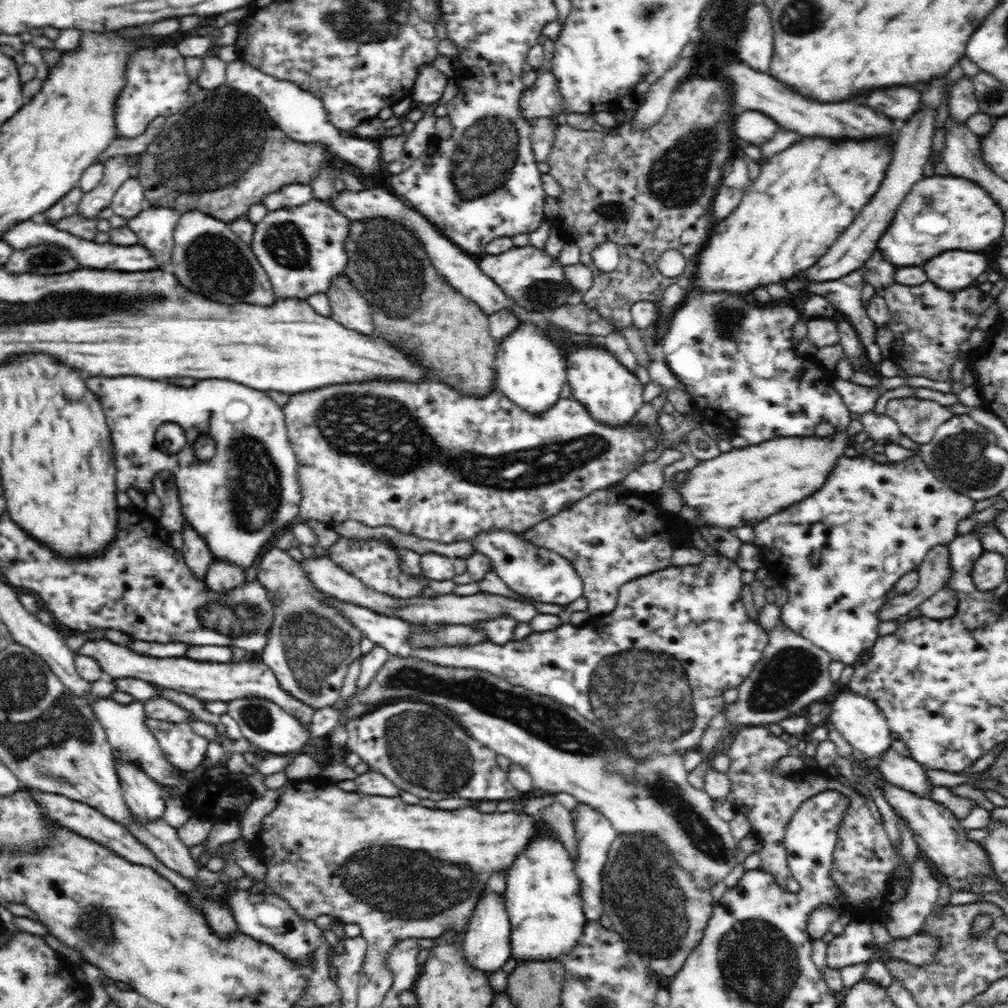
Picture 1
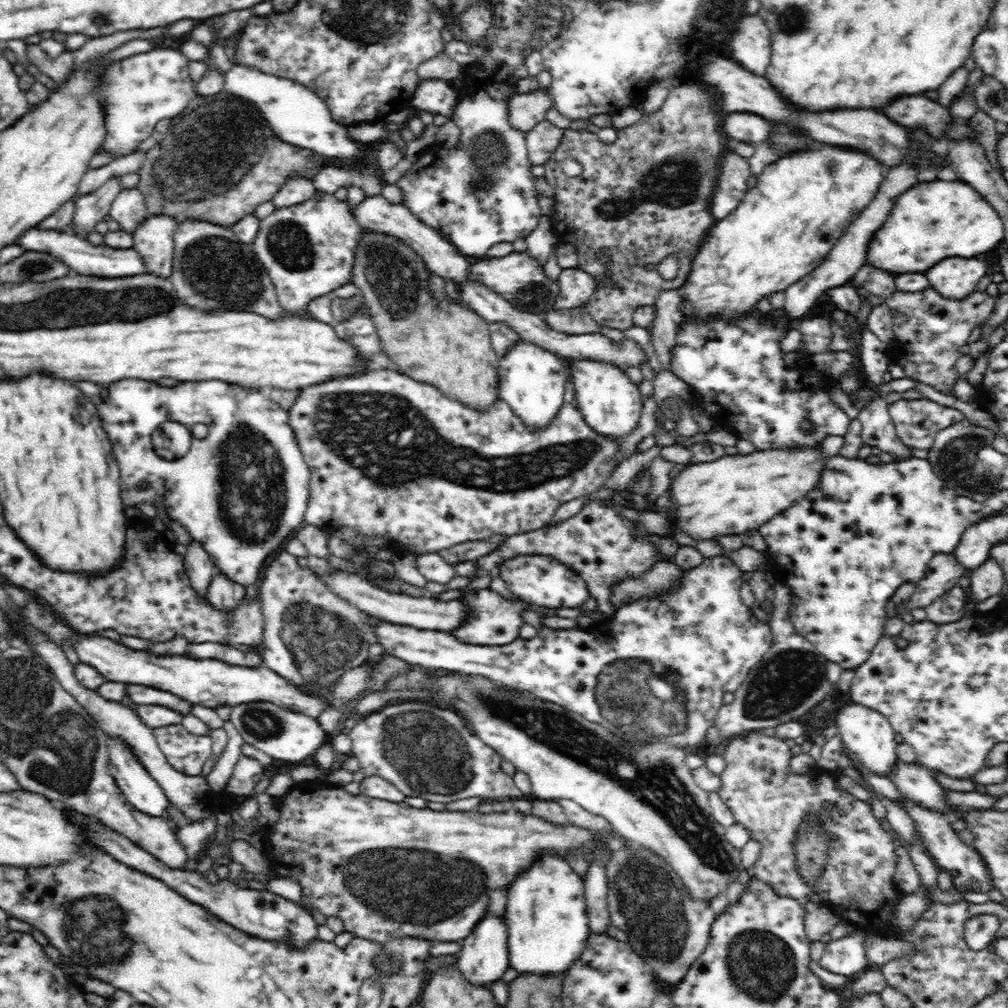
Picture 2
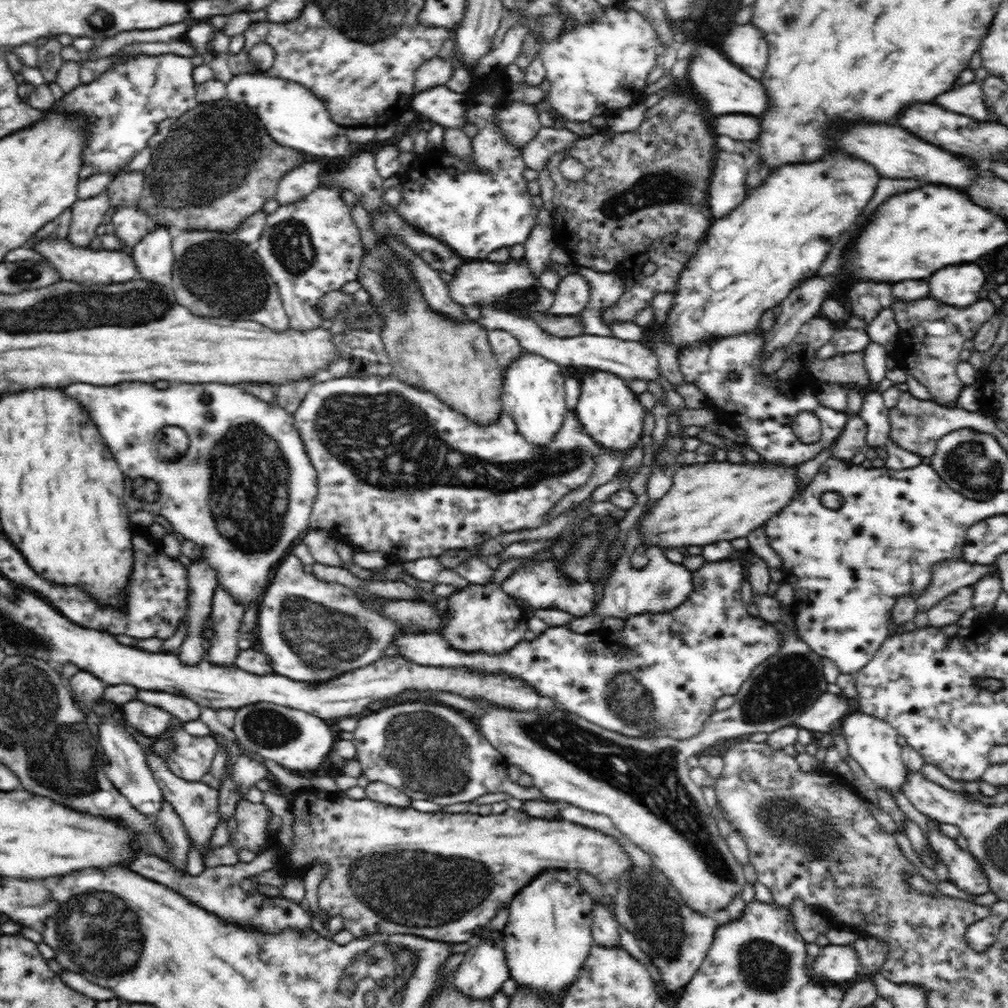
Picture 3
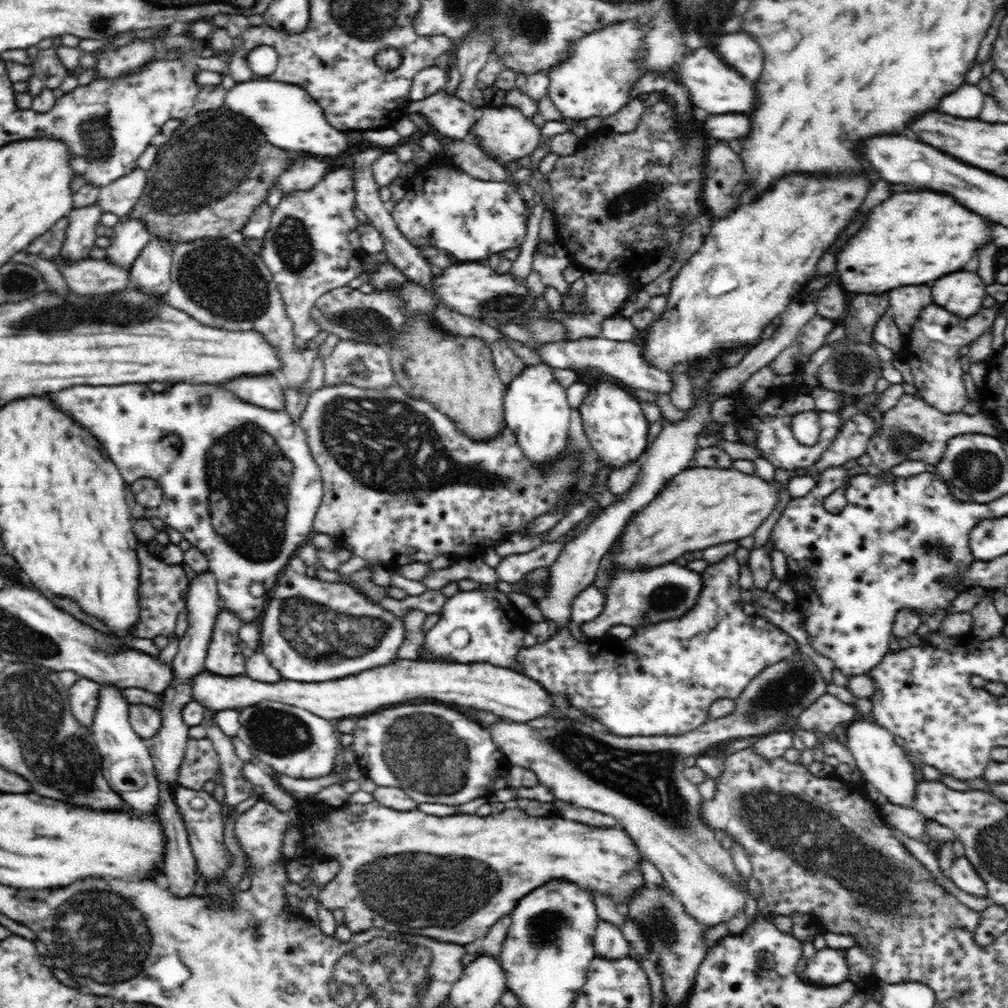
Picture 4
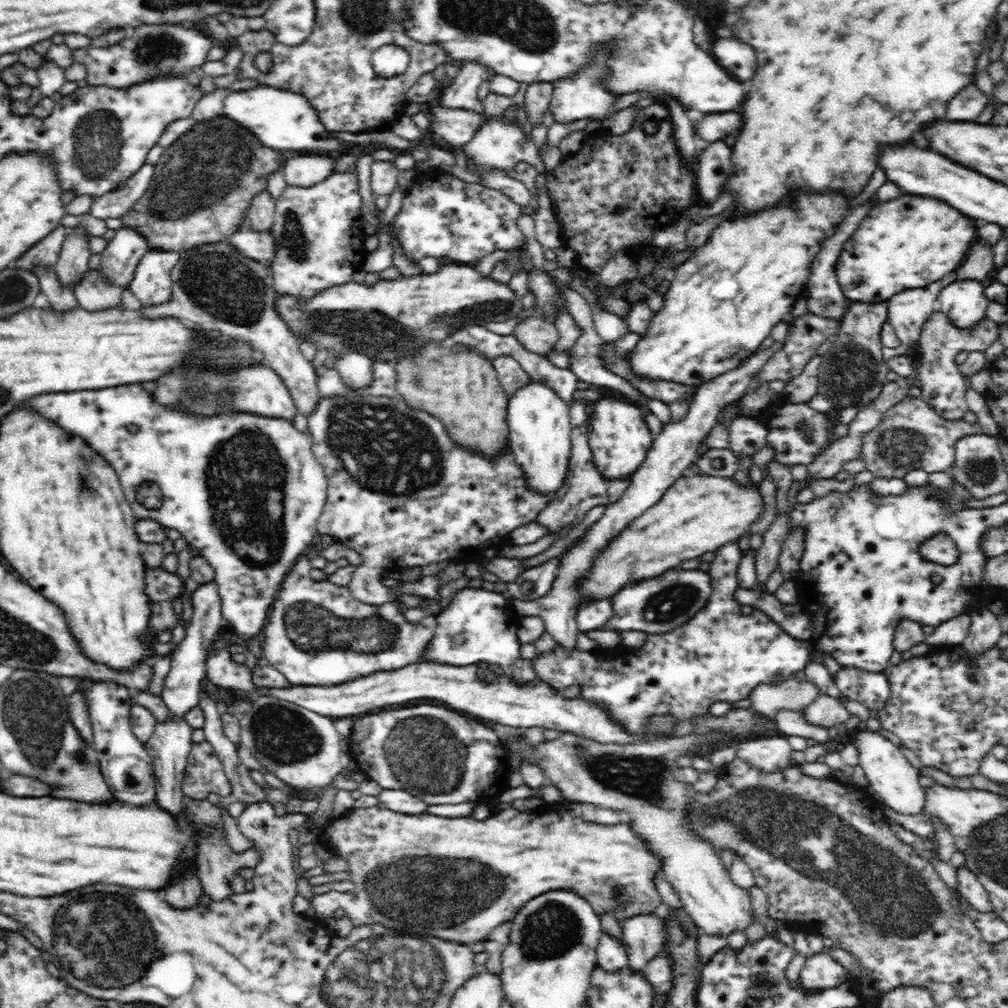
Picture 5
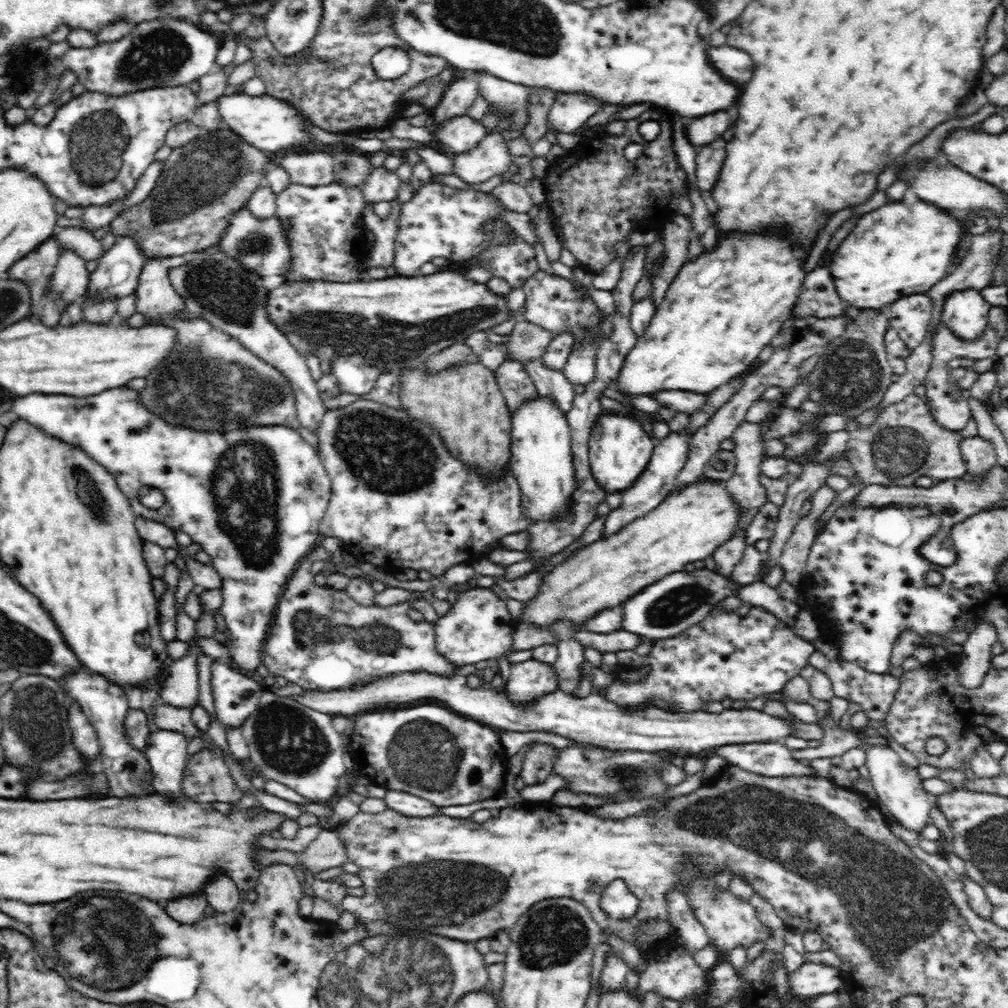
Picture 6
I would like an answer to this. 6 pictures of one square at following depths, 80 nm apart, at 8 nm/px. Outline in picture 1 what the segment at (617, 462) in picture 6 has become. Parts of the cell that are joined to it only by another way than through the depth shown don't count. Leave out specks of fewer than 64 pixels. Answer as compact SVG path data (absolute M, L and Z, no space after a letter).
M603 344L600 347L568 347L564 356L571 397L583 404L594 420L610 428L635 422L636 412L643 404L644 386Z

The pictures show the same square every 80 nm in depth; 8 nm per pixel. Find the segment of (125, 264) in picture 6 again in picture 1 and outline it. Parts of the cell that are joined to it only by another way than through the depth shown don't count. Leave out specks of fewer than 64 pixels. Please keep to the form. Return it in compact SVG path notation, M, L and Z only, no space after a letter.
M138 177L128 178L112 199L111 208L114 215L126 218L127 221L138 217L145 210L145 187Z

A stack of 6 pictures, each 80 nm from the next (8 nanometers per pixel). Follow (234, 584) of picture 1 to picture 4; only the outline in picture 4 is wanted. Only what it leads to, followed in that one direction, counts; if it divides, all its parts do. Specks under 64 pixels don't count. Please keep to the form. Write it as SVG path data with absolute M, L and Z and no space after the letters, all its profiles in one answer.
M222 603L220 612L216 616L216 622L214 622L214 630L212 630L212 638L205 658L205 670L226 678L247 675L246 665L244 665L244 651L238 647L238 641L240 641L238 638L238 629L242 626L243 621L235 615L235 612L232 614L229 610L223 608Z

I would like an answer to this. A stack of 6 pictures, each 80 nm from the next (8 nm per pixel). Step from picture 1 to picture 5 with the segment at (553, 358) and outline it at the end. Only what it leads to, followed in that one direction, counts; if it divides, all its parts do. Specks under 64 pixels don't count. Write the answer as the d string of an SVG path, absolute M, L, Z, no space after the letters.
M531 380L508 398L507 425L509 428L509 448L516 464L526 477L527 486L539 494L556 495L568 475L571 450L571 431L569 405L551 388L541 382Z

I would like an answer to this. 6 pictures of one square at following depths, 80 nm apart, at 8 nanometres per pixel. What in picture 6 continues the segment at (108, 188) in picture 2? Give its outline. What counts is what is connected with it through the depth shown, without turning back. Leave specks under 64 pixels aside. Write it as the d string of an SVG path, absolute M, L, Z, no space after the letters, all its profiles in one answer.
M61 250L61 256L56 264L53 277L51 278L47 302L42 310L41 322L48 329L54 329L60 322L60 312L66 308L66 304L72 304L87 292L90 273L86 271L86 261L78 256L73 250Z

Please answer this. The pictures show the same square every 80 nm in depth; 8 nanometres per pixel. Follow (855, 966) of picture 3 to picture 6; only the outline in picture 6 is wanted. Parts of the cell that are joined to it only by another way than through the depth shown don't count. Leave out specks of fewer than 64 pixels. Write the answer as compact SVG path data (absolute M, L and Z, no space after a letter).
M804 963L787 974L789 992L802 999L814 999L820 994L830 994L844 983L845 975L838 967Z

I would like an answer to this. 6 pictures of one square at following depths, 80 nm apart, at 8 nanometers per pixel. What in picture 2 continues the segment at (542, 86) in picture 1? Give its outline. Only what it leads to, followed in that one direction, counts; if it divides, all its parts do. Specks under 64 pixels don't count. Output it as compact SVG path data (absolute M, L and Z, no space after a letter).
M548 88L533 93L514 94L508 101L508 120L516 129L526 133L546 119L546 111L553 106Z

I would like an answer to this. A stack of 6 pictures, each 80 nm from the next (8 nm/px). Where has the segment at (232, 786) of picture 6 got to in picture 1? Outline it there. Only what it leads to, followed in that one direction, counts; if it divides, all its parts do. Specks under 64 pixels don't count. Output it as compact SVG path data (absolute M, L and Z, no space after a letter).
M147 718L147 726L158 740L164 757L180 771L196 770L204 761L209 741L196 734L190 724Z

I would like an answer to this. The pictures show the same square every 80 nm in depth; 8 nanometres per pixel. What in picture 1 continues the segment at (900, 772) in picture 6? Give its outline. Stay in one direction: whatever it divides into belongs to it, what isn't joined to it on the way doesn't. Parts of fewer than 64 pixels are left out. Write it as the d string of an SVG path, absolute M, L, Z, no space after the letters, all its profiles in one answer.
M847 688L836 696L830 707L829 720L862 760L873 765L891 748L893 736L886 716L870 698L858 697Z

